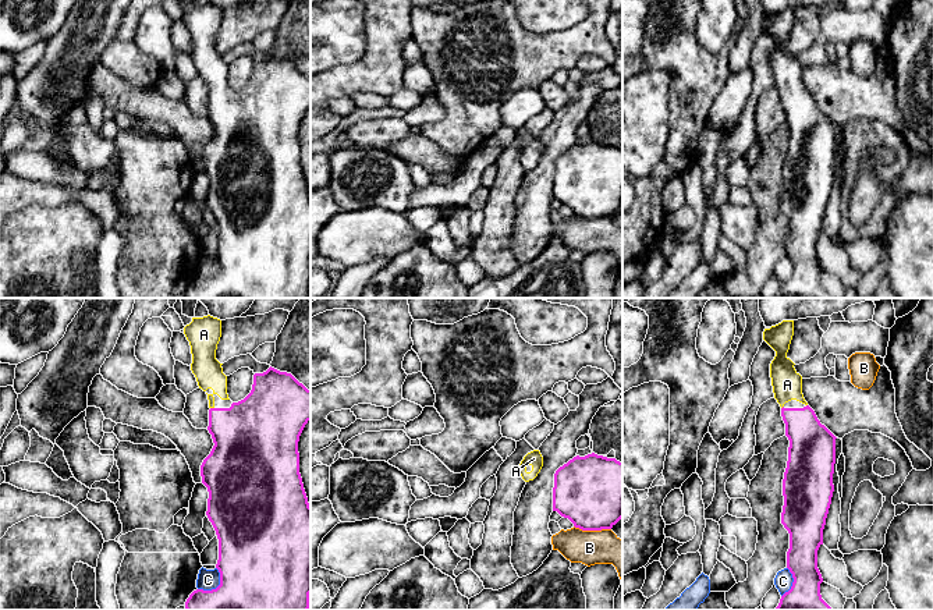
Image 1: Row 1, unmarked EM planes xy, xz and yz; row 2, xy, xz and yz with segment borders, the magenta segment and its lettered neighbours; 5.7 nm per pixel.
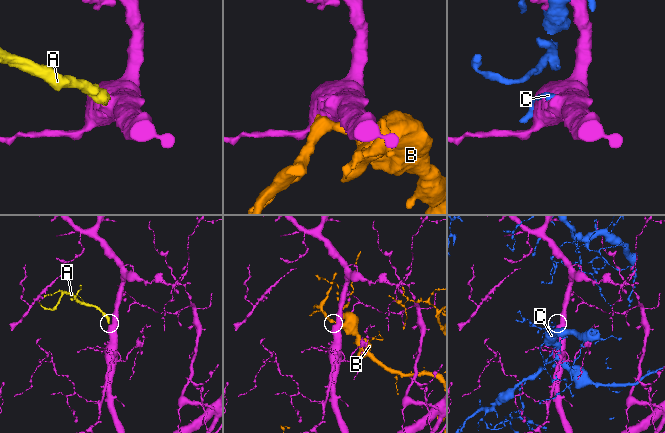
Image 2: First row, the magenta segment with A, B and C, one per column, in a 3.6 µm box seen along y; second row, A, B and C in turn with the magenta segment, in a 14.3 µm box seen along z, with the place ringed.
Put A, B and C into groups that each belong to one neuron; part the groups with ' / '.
A / B / C

